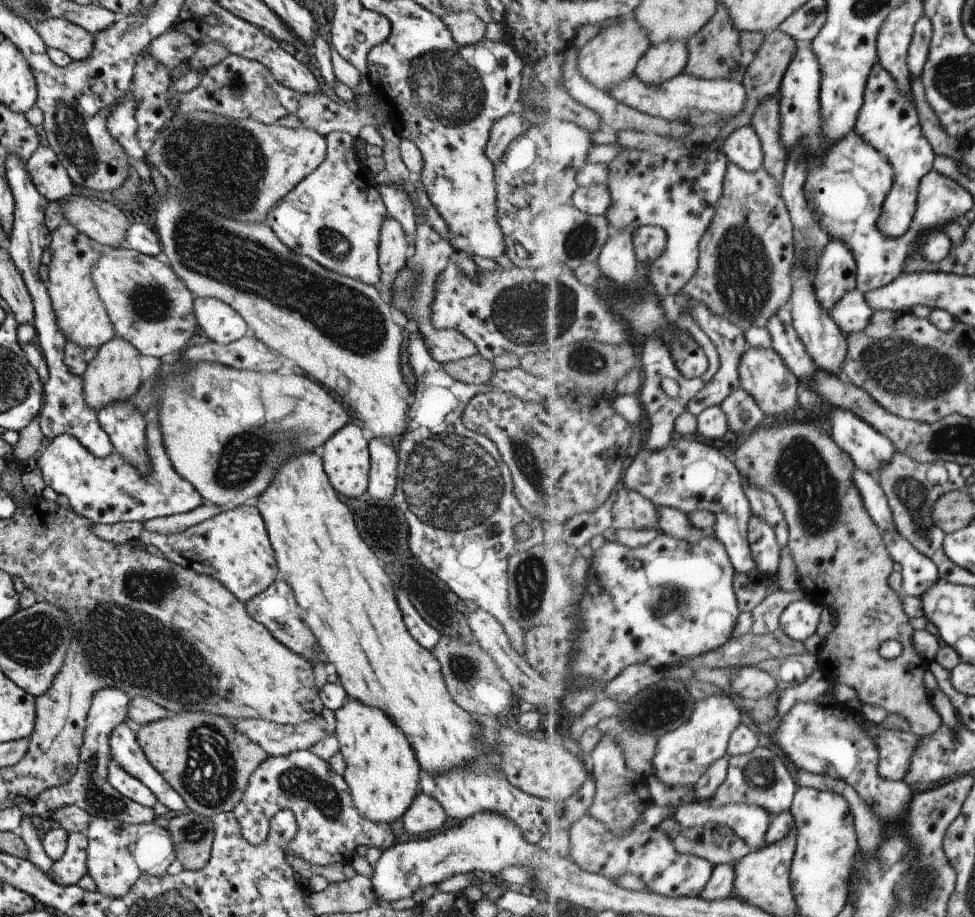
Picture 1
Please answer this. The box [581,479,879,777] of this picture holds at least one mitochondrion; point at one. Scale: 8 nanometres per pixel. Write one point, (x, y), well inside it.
(669, 599)

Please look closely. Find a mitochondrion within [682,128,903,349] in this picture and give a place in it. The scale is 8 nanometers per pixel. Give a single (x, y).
(744, 276)

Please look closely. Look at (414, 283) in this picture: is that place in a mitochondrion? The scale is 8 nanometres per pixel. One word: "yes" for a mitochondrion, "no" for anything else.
yes

